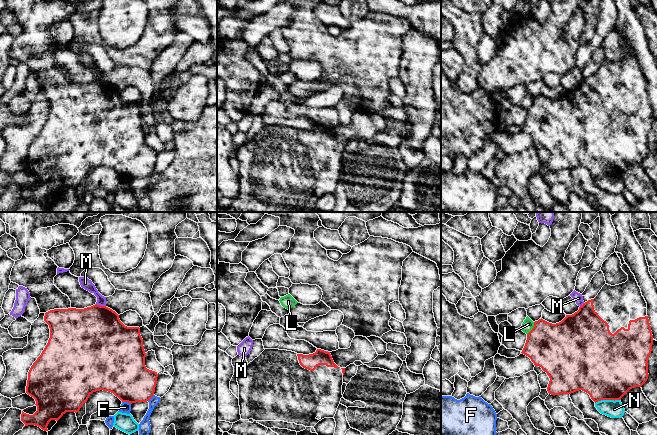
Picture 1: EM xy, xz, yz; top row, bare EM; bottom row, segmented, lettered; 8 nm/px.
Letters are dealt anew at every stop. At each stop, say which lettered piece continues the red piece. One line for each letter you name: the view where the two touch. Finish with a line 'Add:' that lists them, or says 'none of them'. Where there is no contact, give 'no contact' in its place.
Add: none of them

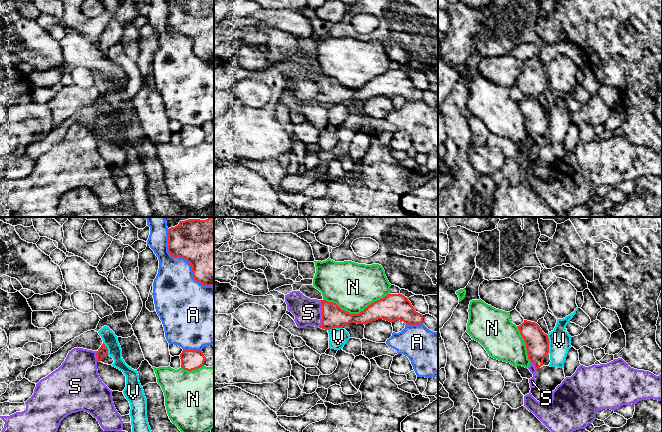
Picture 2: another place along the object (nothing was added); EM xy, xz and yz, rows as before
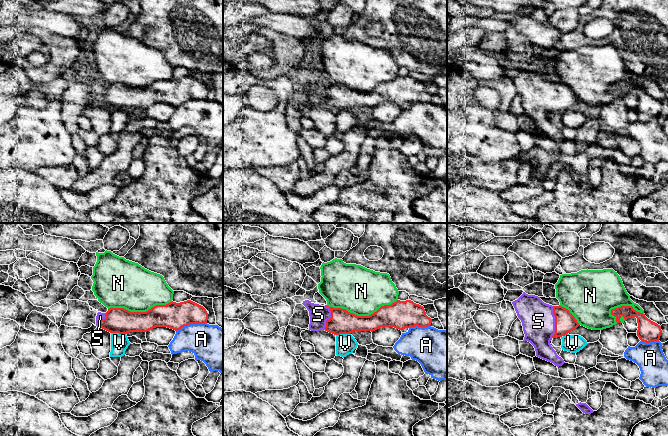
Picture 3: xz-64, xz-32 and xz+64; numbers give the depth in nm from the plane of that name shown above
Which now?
S: meets red in xz
Add: S

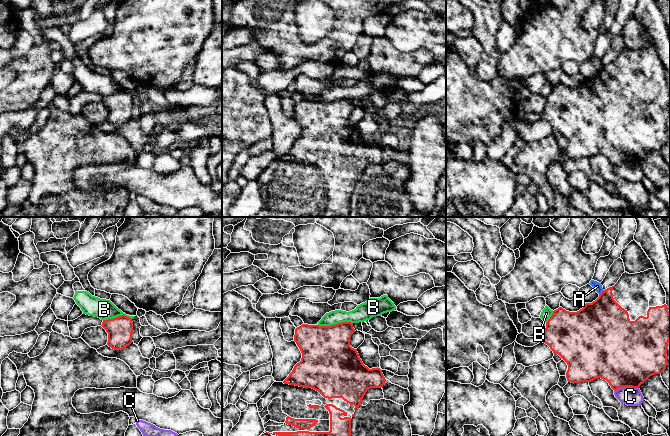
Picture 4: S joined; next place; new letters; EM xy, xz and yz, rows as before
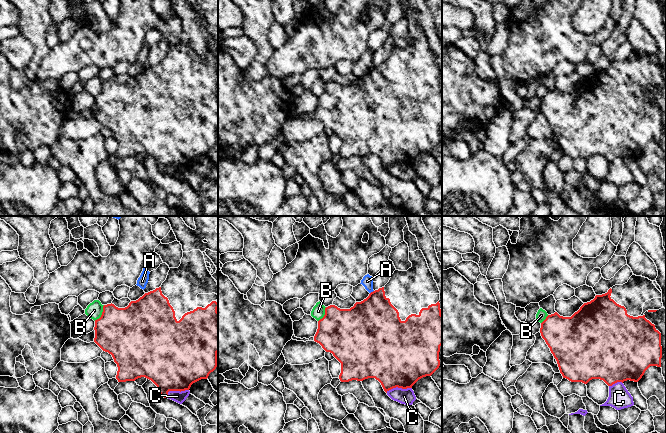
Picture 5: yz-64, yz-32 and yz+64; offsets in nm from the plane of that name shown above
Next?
Add: none of them

